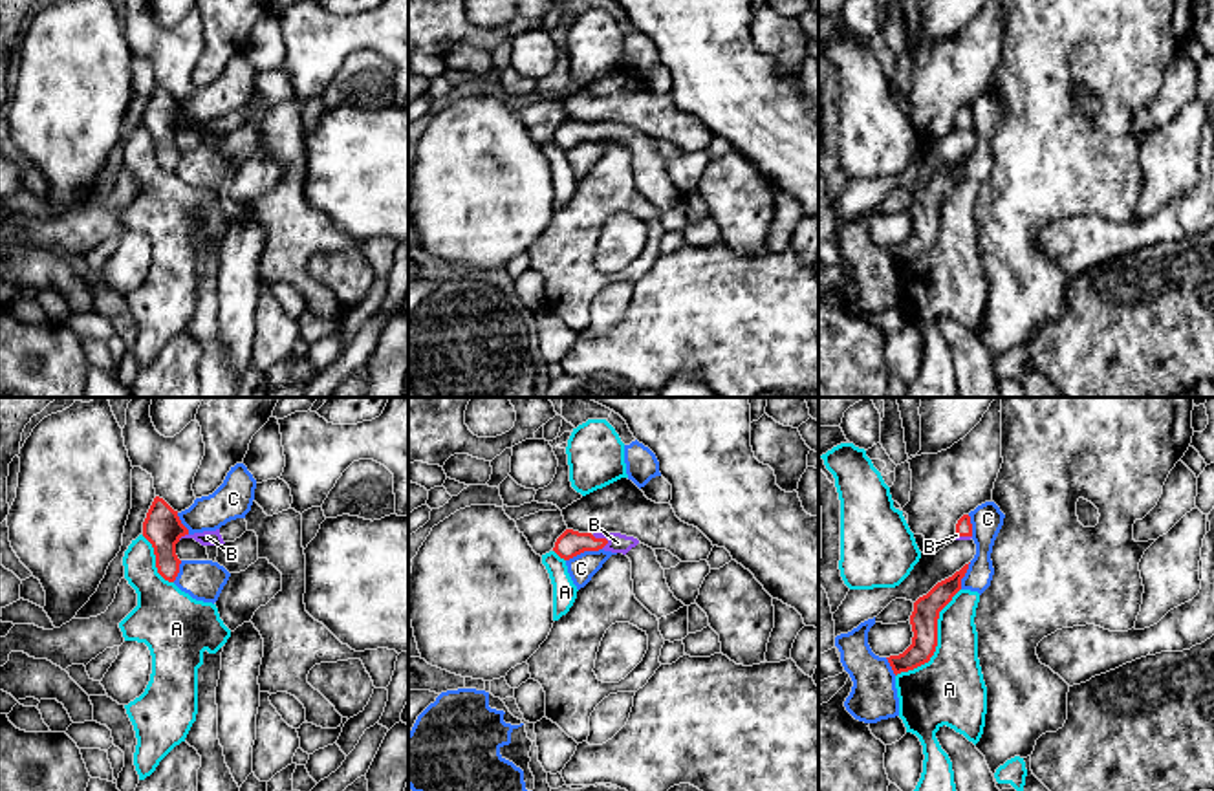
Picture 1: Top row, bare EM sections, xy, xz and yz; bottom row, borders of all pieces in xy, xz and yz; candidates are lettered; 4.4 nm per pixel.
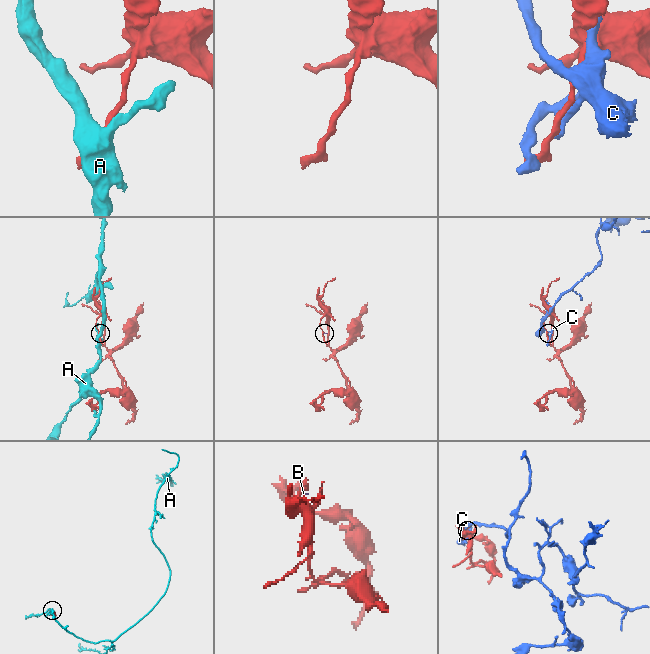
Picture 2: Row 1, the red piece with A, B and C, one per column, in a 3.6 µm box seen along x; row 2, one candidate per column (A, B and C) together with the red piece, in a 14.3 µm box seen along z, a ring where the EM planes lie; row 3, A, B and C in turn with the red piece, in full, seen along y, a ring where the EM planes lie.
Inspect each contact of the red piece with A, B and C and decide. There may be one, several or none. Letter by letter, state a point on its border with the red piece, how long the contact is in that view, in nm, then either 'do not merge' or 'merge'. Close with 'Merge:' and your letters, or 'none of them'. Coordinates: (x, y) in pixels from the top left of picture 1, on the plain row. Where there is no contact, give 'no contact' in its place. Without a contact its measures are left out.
A: contact yz (936, 231); length 480 nm; do not merge
B: contact xz (601, 129); length 90 nm; merge
C: contact xz (583, 141); length 170 nm; do not merge
Merge: B

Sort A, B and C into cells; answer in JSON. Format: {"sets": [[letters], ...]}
{"sets": [["A"], ["B"], ["C"]]}

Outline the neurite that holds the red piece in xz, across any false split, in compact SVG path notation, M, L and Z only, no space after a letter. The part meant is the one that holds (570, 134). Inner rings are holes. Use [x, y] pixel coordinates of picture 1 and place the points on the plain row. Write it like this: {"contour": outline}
{"contour": "M566 119L555 132L553 141L569 150L584 141L623 143L632 152L632 170L635 189L657 209L667 207L685 194L670 181L665 159L657 152L656 141L634 126L621 123L579 123Z"}

